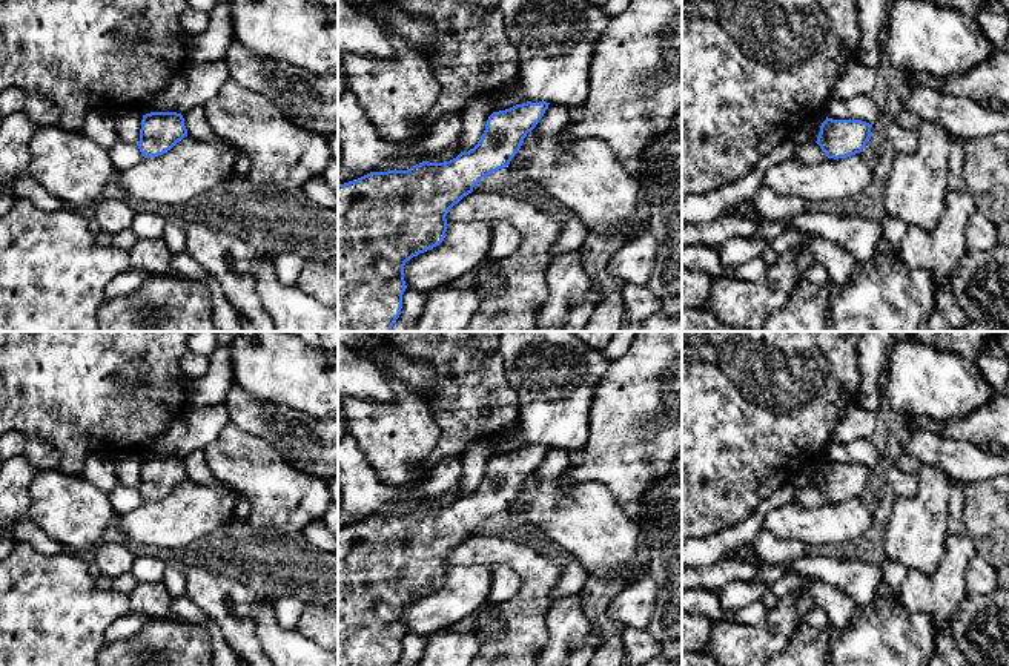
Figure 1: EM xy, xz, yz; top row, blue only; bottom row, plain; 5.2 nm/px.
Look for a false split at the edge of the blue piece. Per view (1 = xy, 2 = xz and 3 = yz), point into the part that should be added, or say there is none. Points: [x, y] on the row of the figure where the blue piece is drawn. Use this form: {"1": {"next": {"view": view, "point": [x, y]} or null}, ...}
{"1": {"next": null}, "2": {"next": null}, "3": {"next": null}}

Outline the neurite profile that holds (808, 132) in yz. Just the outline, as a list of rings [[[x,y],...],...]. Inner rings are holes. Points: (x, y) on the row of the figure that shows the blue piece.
[[[826,115],[806,121],[799,130],[763,155],[759,163],[737,181],[705,195],[682,198],[682,224],[706,223],[723,216],[739,203],[753,201],[763,186],[765,172],[776,164],[796,160],[797,149],[815,143]]]

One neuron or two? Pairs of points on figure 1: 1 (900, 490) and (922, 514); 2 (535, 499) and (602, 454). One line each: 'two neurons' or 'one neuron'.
1: two neurons
2: two neurons

